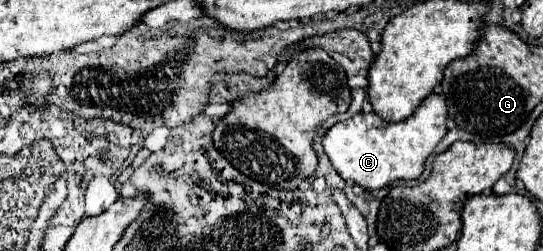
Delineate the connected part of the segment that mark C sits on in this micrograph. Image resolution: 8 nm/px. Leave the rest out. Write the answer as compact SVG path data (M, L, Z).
M429 94L421 102L421 106L415 110L415 114L403 122L387 122L375 112L369 112L369 114L359 112L349 120L337 122L335 126L331 126L327 130L327 134L323 138L323 146L325 146L325 152L331 160L331 164L335 166L335 170L339 172L339 176L343 180L347 180L347 182L351 180L359 186L365 186L367 190L379 190L395 180L419 178L425 168L425 160L433 154L435 146L443 140L445 134L447 134L447 100L443 94Z

